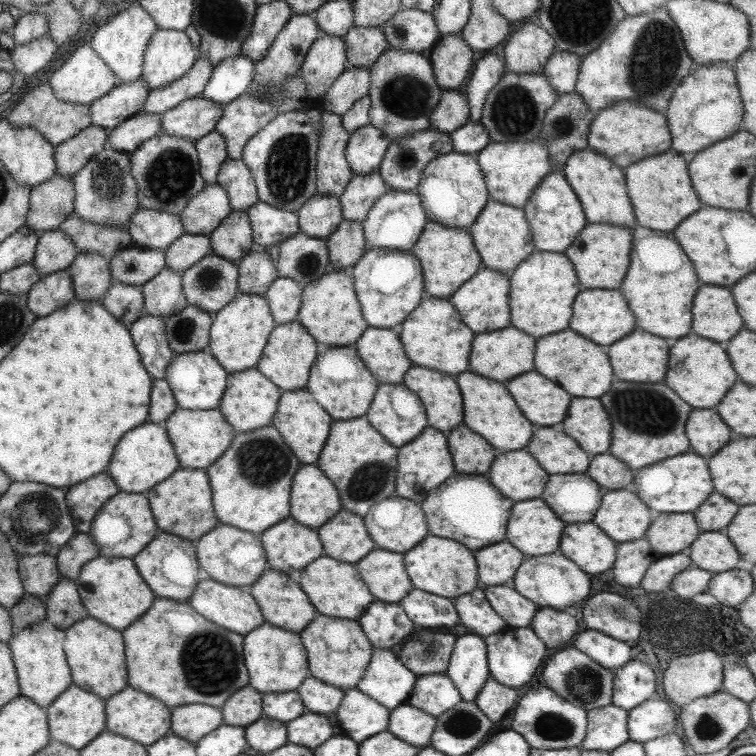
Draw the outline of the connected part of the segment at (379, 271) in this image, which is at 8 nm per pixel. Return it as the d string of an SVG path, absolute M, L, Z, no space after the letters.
M366 249L353 267L353 286L363 320L369 327L392 329L401 324L424 296L419 260L410 251Z

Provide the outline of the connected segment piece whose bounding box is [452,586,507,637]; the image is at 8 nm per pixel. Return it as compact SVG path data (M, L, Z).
M481 586L475 588L472 592L455 598L452 603L457 611L458 622L473 634L485 637L501 631L507 624L495 614L484 598L482 589Z

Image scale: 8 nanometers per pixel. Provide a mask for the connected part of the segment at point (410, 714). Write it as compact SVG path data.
M403 703L390 710L387 732L399 740L421 748L430 744L435 726L435 717Z

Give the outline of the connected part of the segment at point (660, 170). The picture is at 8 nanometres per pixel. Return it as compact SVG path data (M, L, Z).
M671 150L671 152L662 152L659 156L641 159L622 169L626 193L633 206L637 225L651 230L671 232L681 220L701 207L702 202L691 188L691 181L687 174L687 161L688 158L677 156L675 151Z

